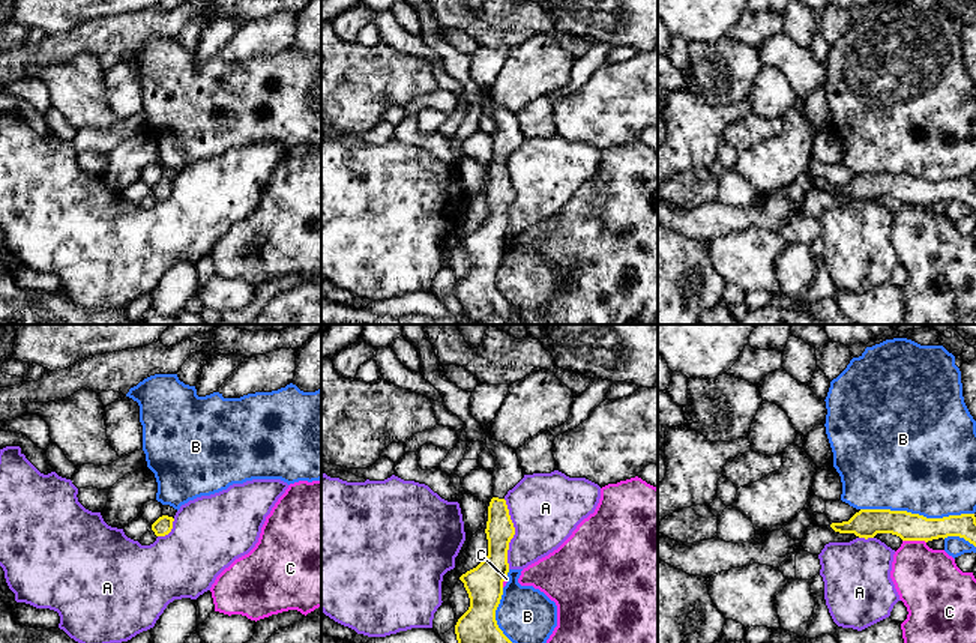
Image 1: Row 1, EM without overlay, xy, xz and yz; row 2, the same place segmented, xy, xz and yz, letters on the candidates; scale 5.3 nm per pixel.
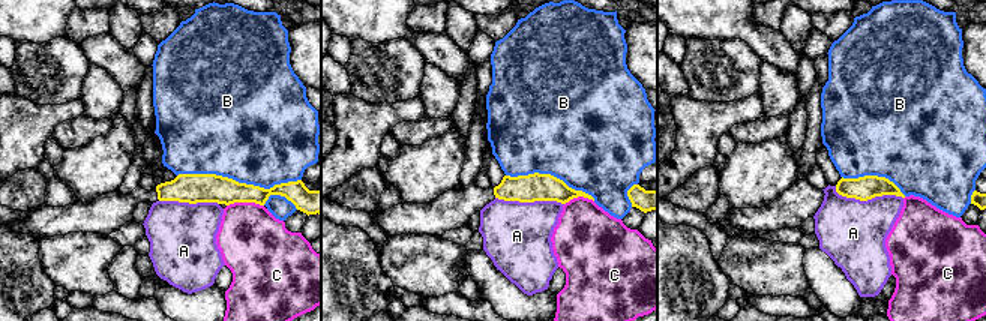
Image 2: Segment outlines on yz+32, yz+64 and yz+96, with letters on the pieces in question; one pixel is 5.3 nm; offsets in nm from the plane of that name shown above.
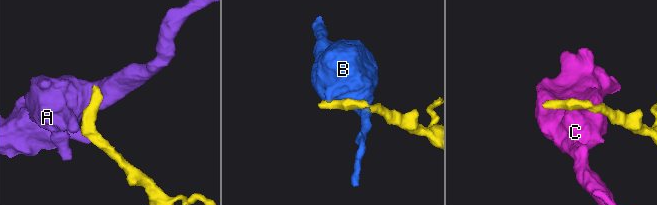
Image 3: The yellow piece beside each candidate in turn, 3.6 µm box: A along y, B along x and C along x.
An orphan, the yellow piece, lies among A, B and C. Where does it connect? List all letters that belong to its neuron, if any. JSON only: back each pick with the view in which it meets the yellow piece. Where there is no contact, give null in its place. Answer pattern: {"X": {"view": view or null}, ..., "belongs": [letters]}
{"belongs": []}

